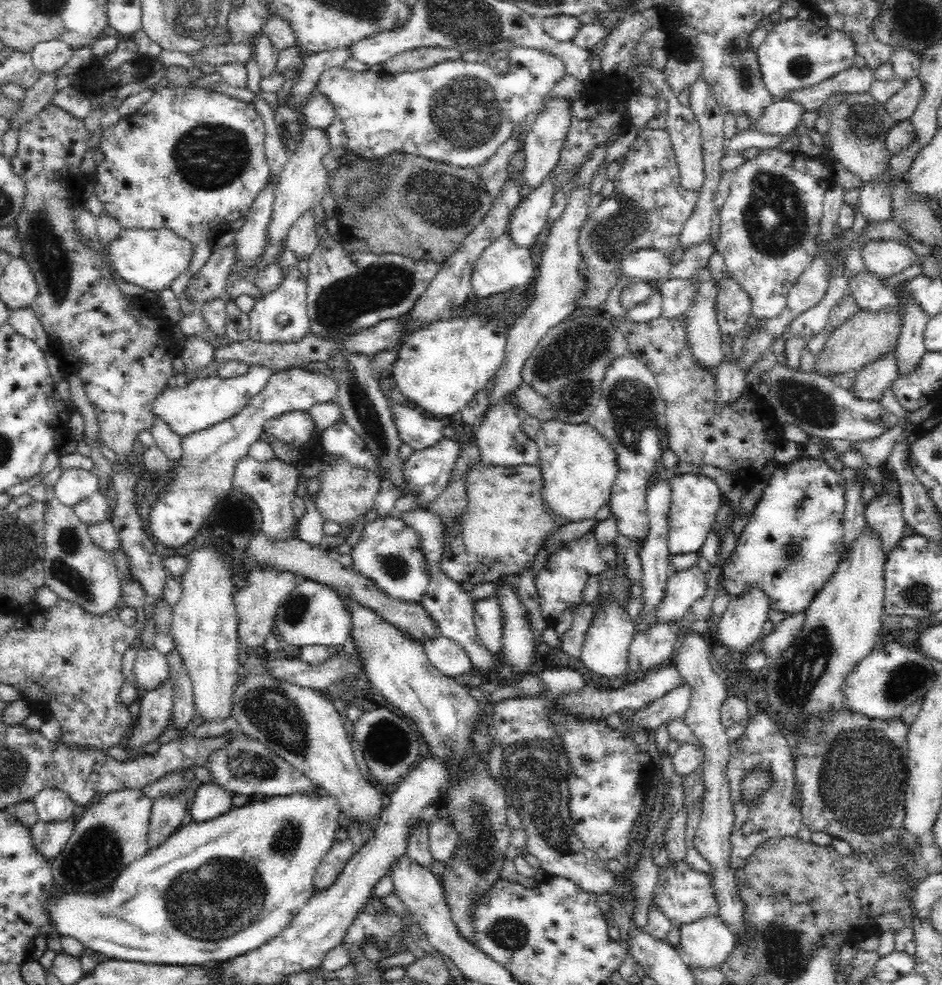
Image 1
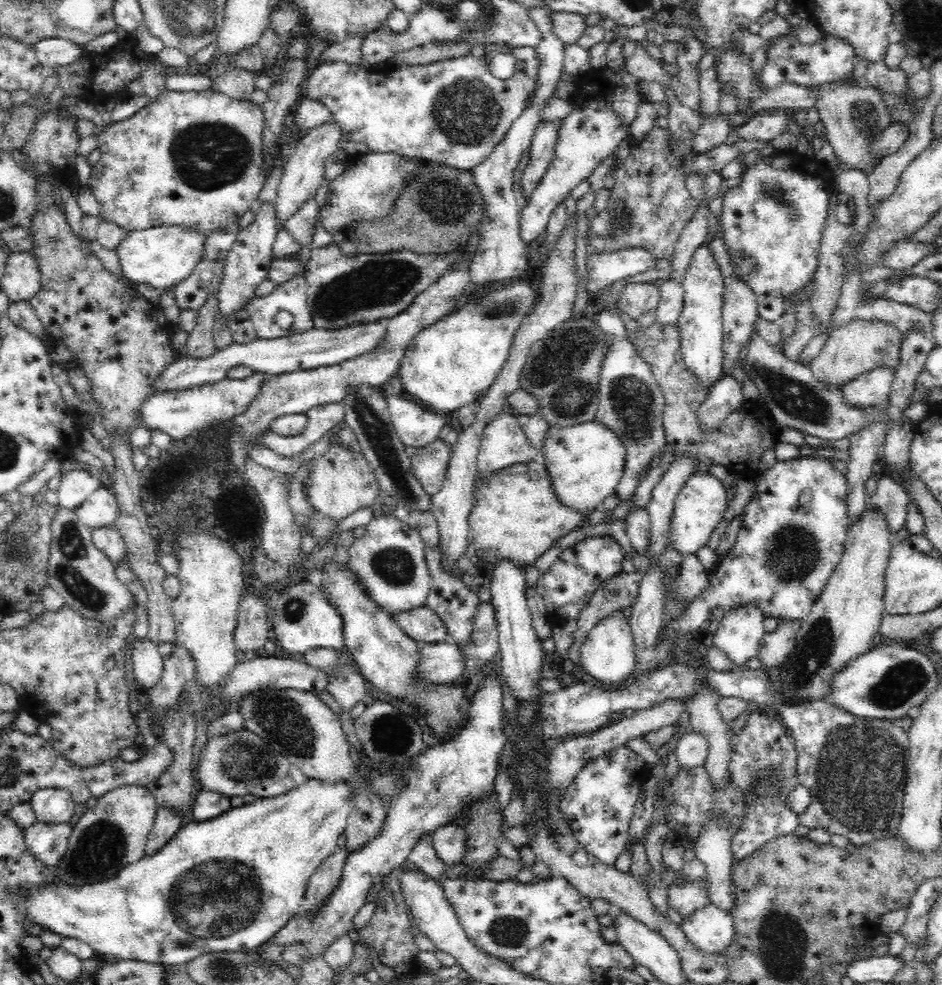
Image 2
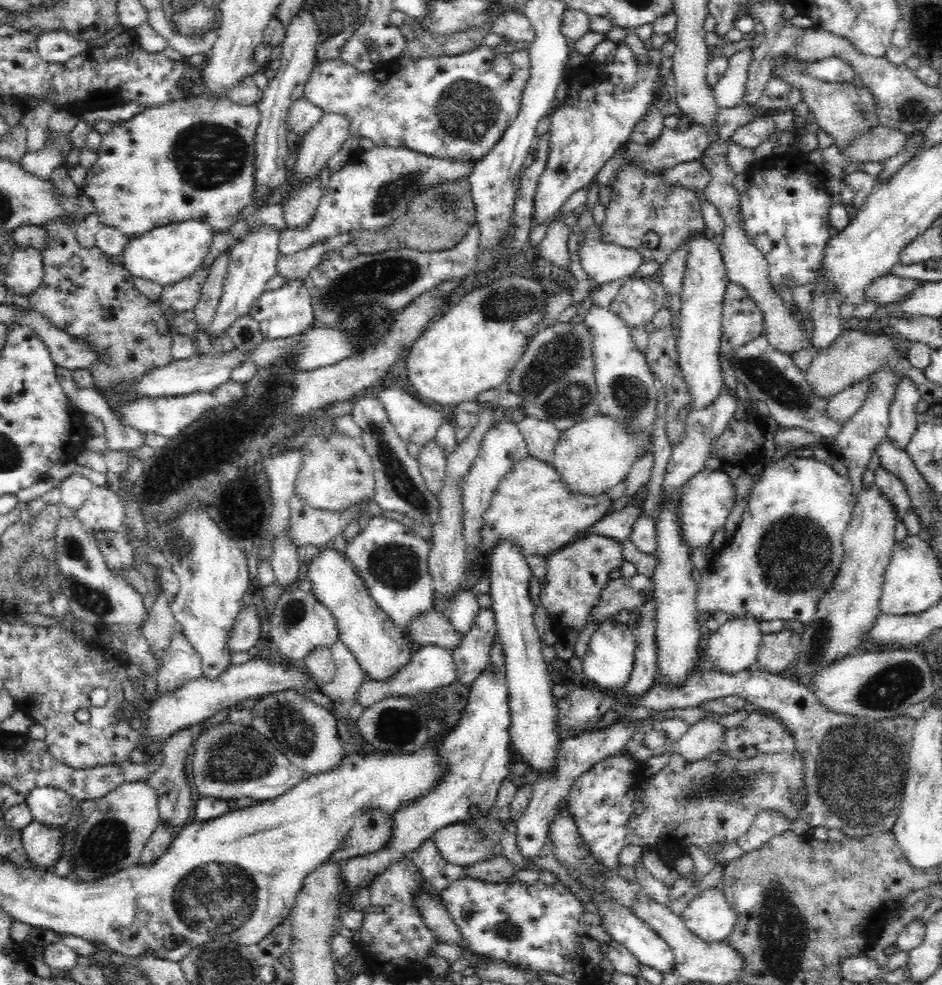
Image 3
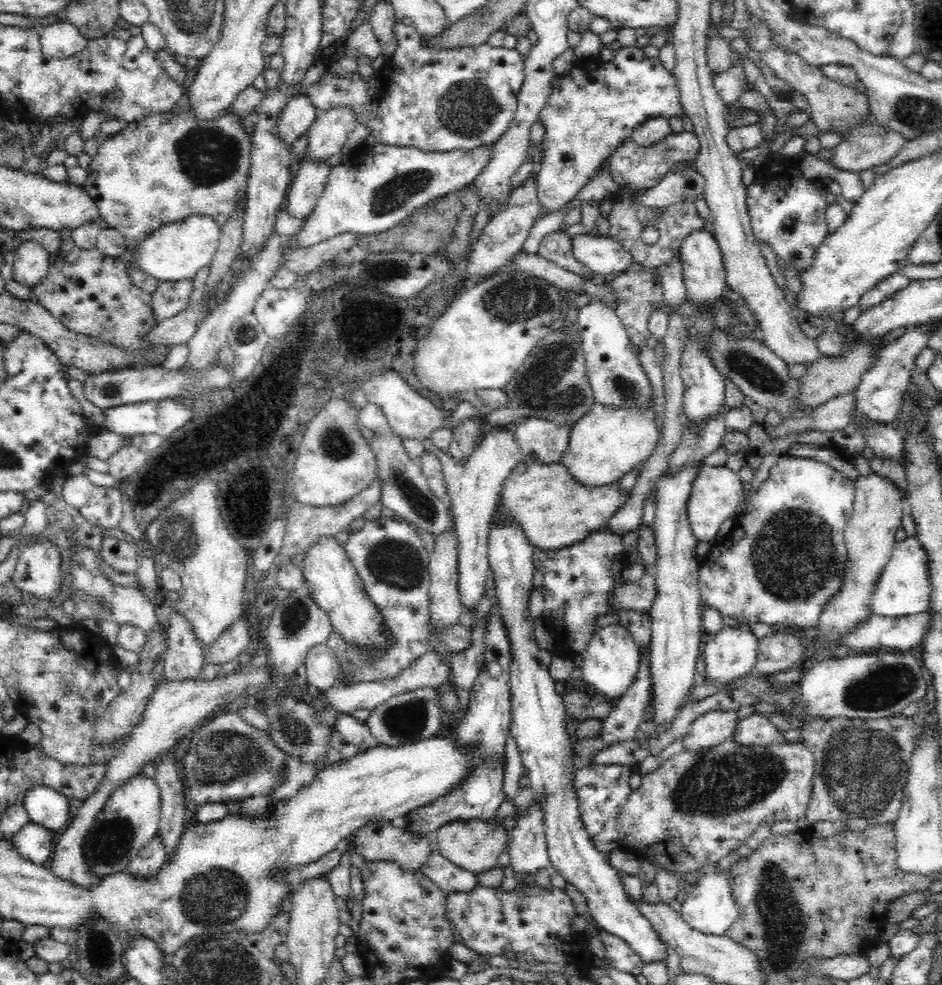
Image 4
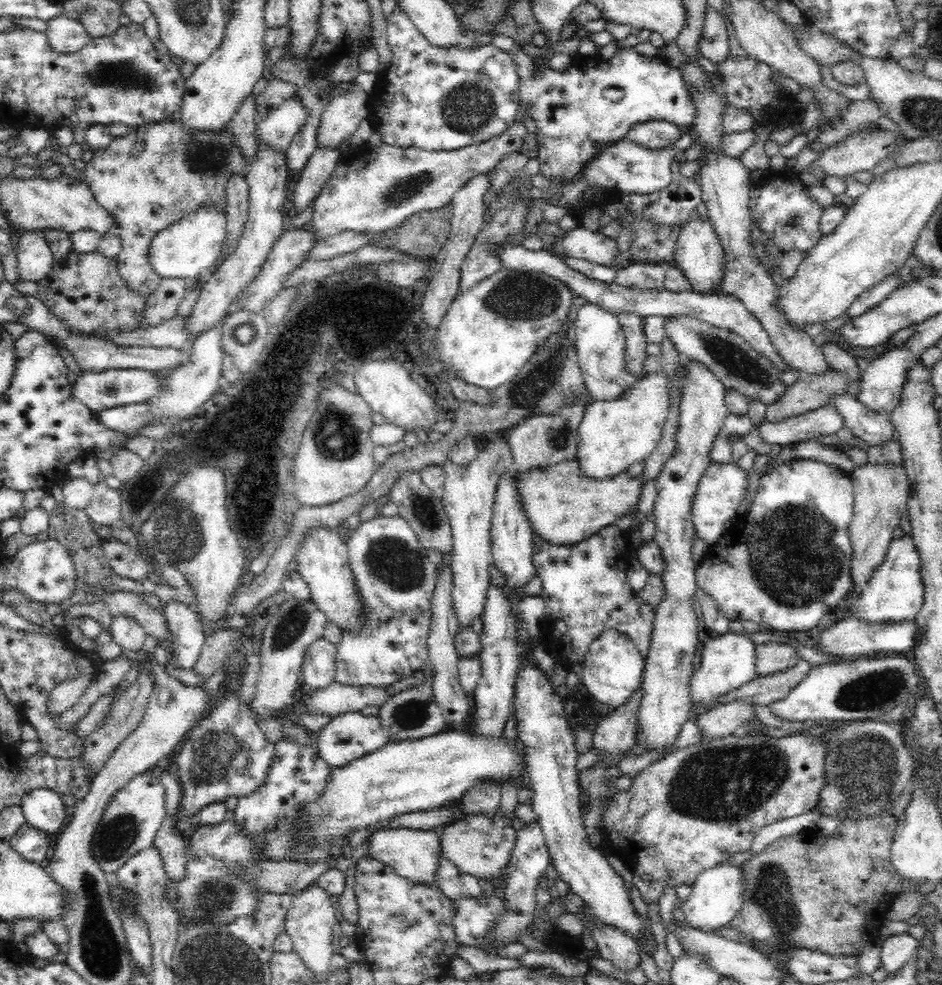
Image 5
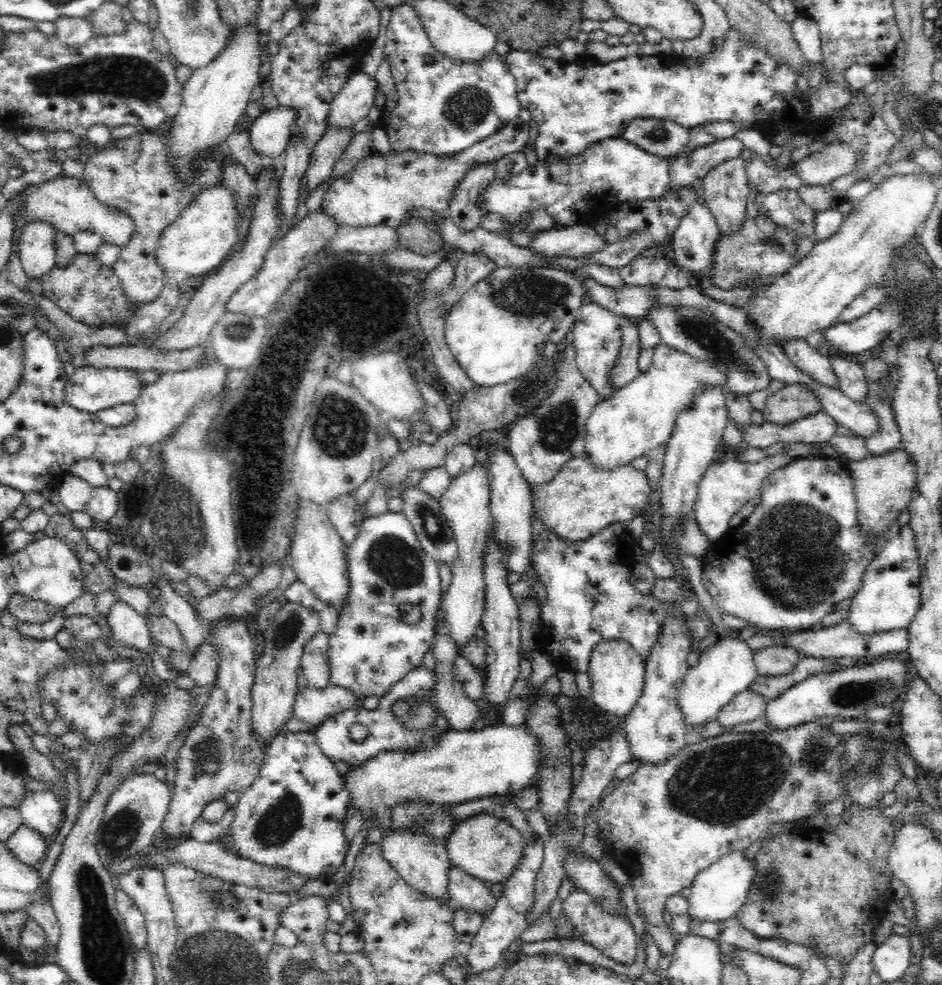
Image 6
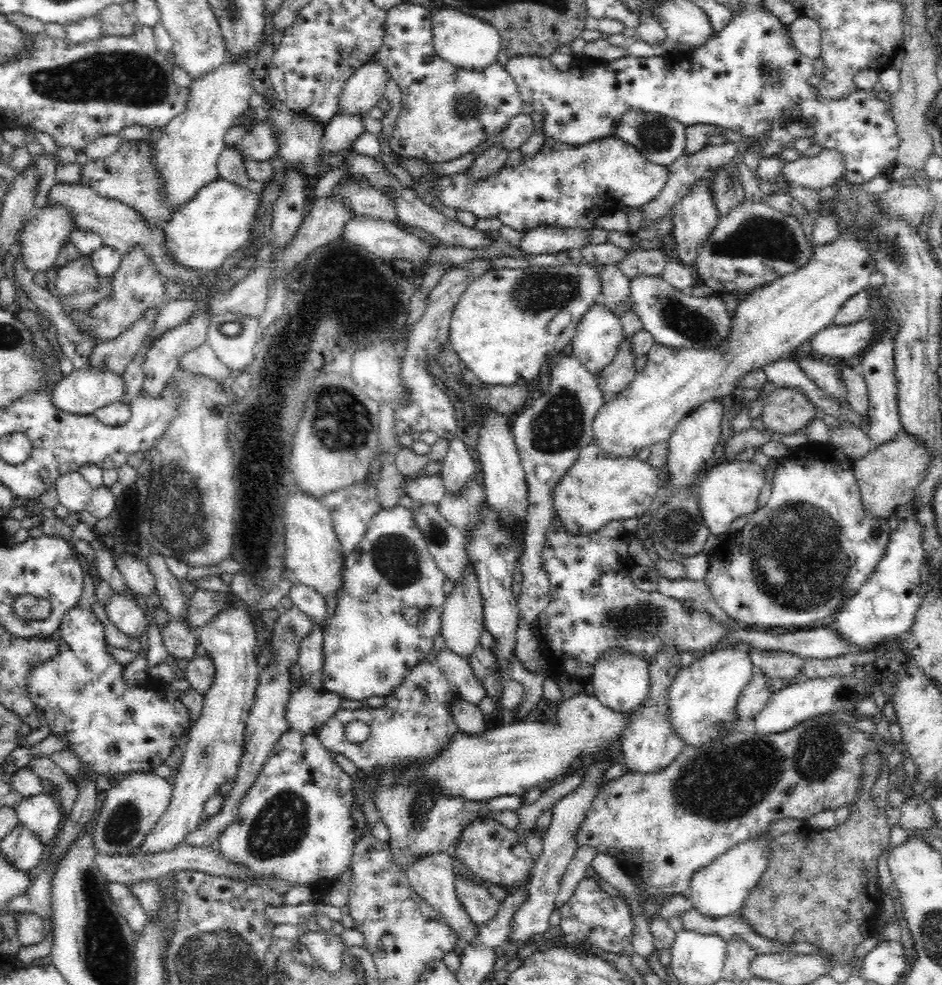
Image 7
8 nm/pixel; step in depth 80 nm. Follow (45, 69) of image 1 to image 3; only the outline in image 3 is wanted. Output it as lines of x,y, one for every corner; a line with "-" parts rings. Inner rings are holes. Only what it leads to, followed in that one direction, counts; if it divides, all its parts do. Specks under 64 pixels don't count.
64,29
40,33
36,39
38,54
48,62
66,62
89,47
89,41
78,39

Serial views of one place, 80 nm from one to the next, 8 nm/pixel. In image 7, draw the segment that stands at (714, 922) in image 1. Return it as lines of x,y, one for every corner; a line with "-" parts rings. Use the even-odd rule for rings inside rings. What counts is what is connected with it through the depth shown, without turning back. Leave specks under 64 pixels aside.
764,829
753,837
733,844
726,852
719,854
714,860
711,860
708,865
695,870
688,884
691,890
691,896
688,899
691,901
694,909
698,910
700,914
710,917
726,917
739,912
743,907
746,897
752,892
758,882
760,882
762,875
766,872
766,868
768,868
770,854
772,854
770,842
772,842
774,838
774,836
770,836
770,834
766,832
766,829

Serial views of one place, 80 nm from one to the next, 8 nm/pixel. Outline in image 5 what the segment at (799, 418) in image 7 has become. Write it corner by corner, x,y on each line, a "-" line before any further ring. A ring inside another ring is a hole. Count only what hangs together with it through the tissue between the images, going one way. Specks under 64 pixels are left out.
828,370
828,374
824,376
805,374
766,405
766,420
780,422
786,418
818,410
827,404
830,395
844,393
846,385
845,378
833,370

